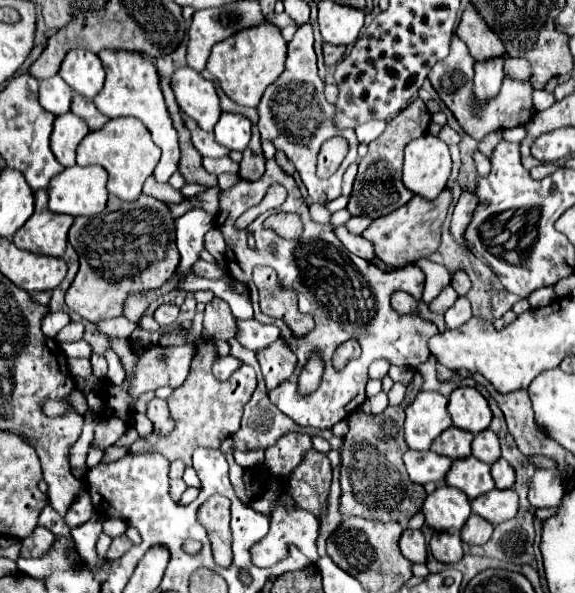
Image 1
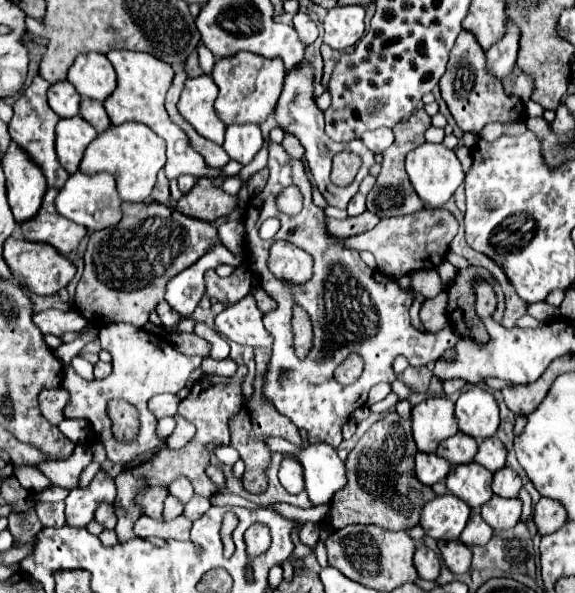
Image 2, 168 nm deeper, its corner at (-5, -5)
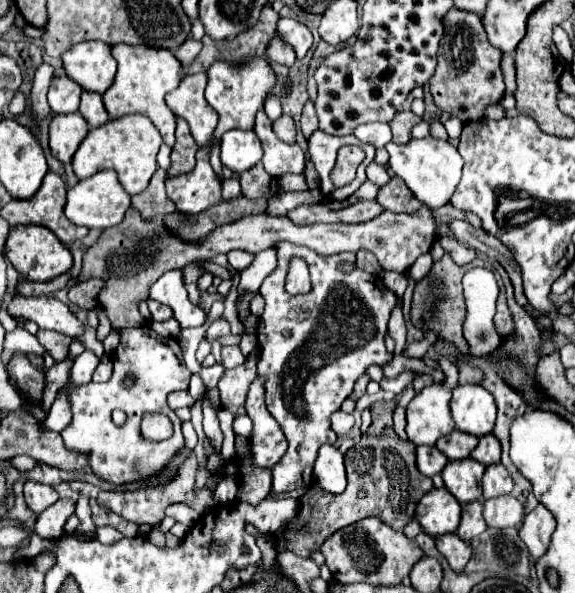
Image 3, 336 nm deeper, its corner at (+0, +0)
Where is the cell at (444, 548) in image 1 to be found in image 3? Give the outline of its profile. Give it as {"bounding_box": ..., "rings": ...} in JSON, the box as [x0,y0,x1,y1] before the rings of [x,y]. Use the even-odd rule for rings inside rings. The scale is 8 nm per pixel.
{"bounding_box":[437,534,471,572],"rings":[[[445,534],[437,536],[437,550],[445,556],[449,566],[455,572],[463,572],[467,560],[471,558],[471,546],[463,540],[459,540],[457,534]]]}

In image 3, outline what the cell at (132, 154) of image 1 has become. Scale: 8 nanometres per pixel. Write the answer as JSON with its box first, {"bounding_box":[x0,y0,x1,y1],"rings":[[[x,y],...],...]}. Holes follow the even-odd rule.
{"bounding_box":[73,114,163,196],"rings":[[[129,114],[117,120],[109,120],[101,128],[89,130],[89,136],[81,142],[79,152],[73,156],[73,172],[79,180],[93,176],[99,170],[115,170],[119,176],[121,186],[129,196],[139,194],[147,188],[155,168],[157,168],[157,152],[163,140],[153,126],[153,122],[141,114]]]}

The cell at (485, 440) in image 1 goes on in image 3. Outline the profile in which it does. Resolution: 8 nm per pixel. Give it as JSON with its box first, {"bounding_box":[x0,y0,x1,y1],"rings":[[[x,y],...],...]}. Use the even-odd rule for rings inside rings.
{"bounding_box":[471,434,501,466],"rings":[[[493,434],[481,436],[481,438],[479,438],[479,444],[477,444],[475,450],[471,452],[471,456],[473,456],[475,460],[479,460],[481,464],[485,464],[485,466],[495,464],[495,462],[499,462],[499,458],[501,458],[501,444],[499,444],[499,440],[497,440]]]}

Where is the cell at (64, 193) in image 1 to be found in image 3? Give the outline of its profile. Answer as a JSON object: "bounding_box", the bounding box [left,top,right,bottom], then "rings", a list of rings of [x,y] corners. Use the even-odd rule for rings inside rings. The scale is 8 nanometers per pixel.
{"bounding_box":[65,170,131,230],"rings":[[[101,170],[85,180],[79,180],[73,188],[67,190],[67,204],[65,204],[65,216],[77,224],[77,226],[85,226],[85,228],[97,228],[97,230],[105,230],[111,226],[117,226],[123,220],[125,210],[131,206],[131,198],[129,194],[121,188],[117,174],[113,170]]]}

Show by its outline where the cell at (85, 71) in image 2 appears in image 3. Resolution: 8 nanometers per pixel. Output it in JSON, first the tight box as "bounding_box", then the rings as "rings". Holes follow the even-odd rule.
{"bounding_box":[63,42,117,94],"rings":[[[81,42],[63,56],[63,68],[83,90],[103,94],[115,78],[117,62],[105,42]]]}

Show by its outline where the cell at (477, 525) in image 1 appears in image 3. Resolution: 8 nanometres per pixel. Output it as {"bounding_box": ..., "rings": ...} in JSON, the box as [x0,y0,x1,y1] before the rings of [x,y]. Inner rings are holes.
{"bounding_box":[457,502,487,542],"rings":[[[469,502],[463,506],[463,516],[461,516],[461,524],[457,528],[457,536],[465,542],[469,542],[471,538],[479,536],[483,530],[487,528],[483,516],[481,516],[481,504],[479,502]]]}

